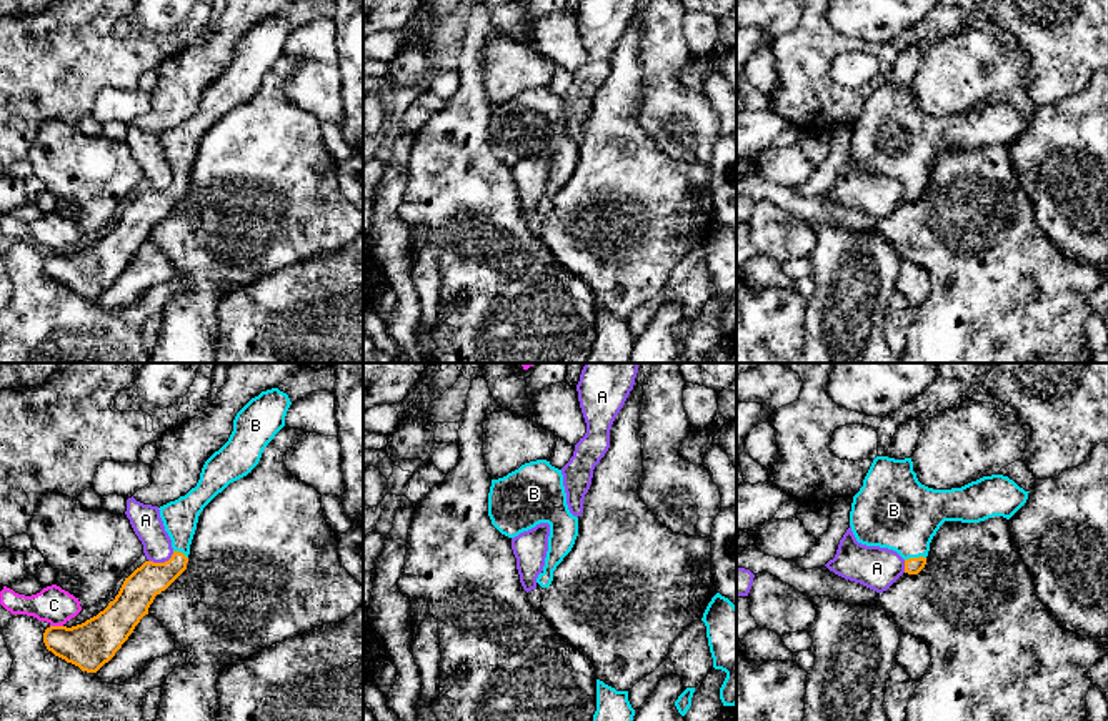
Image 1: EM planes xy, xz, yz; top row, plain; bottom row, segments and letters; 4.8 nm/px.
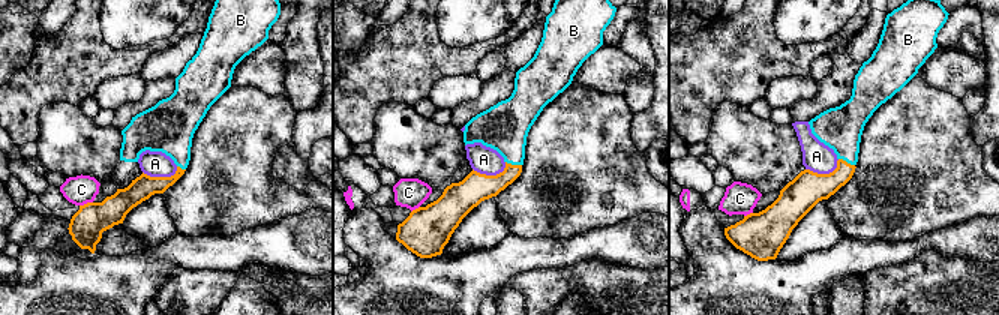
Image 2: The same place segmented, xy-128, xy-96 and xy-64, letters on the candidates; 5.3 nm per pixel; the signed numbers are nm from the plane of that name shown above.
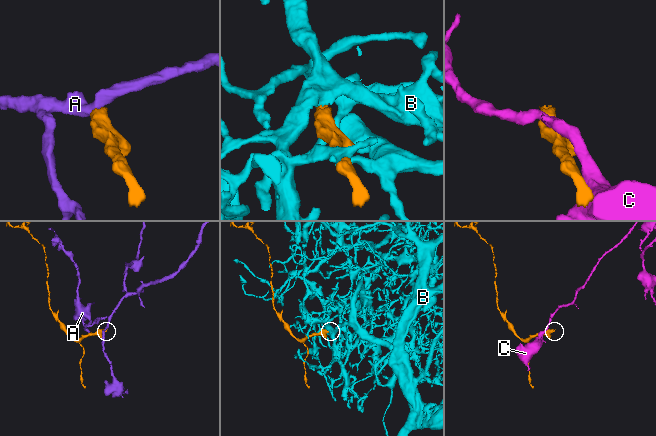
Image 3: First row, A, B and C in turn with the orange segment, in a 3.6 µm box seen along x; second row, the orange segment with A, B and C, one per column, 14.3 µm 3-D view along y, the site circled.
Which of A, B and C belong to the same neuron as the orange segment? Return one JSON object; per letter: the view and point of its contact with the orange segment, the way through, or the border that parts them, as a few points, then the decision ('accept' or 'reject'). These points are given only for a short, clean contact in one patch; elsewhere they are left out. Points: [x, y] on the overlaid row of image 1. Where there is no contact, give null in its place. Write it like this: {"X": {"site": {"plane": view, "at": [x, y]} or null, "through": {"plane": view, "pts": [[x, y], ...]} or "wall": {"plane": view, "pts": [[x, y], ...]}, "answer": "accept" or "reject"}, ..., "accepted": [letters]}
{"A": {"site": {"plane": "xy", "at": [162, 563]}, "wall": {"plane": "xy", "pts": [[174, 551], [164, 561], [149, 561]]}, "answer": "reject"}, "B": {"site": {"plane": "yz", "at": [915, 558]}, "answer": "accept"}, "C": {"site": {"plane": "xy", "at": [57, 626]}, "answer": "reject"}, "accepted": ["B"]}

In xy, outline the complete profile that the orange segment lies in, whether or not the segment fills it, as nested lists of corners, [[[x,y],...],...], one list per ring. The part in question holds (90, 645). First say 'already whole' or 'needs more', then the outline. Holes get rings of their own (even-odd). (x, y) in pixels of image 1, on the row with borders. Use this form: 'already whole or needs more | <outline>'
needs more | [[[272,388],[252,398],[237,413],[228,441],[205,461],[197,486],[158,508],[172,540],[172,558],[165,563],[145,561],[125,578],[115,599],[85,623],[47,628],[43,643],[48,651],[87,673],[97,673],[115,656],[140,619],[148,614],[155,596],[187,569],[203,508],[258,465],[267,445],[285,426],[290,405],[287,393]]]

